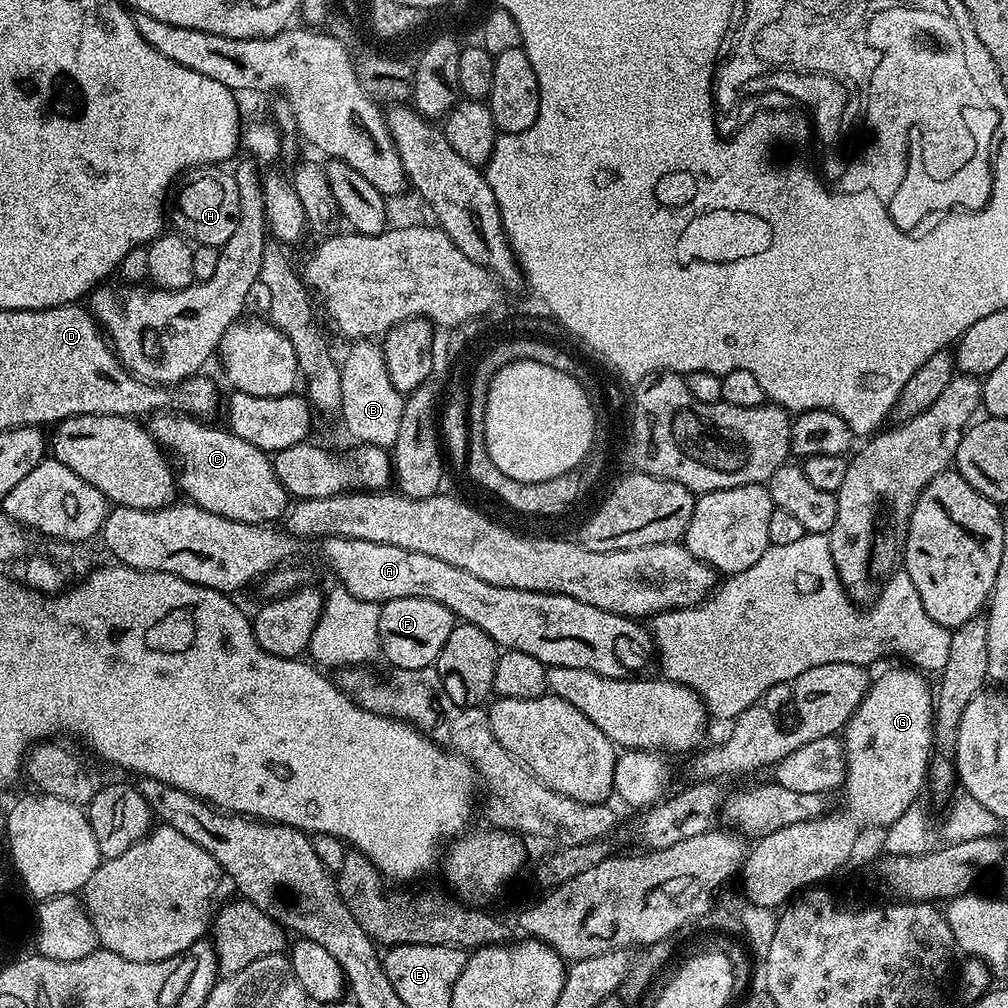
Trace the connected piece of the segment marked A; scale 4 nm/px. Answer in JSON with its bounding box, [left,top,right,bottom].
[319,536,654,680]

